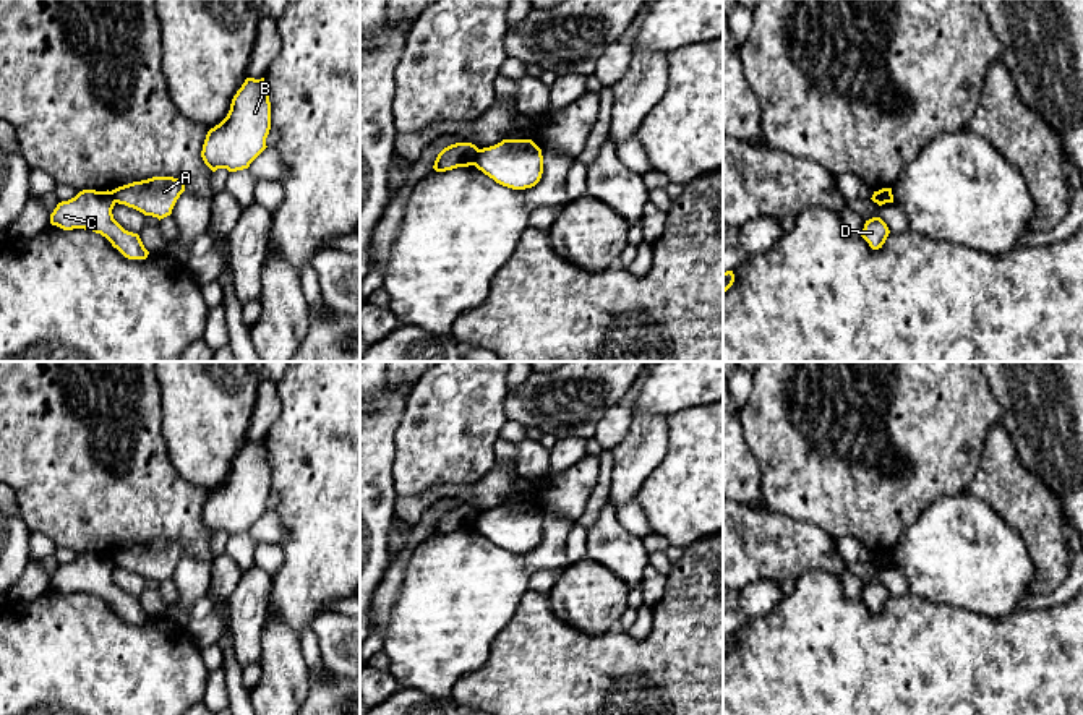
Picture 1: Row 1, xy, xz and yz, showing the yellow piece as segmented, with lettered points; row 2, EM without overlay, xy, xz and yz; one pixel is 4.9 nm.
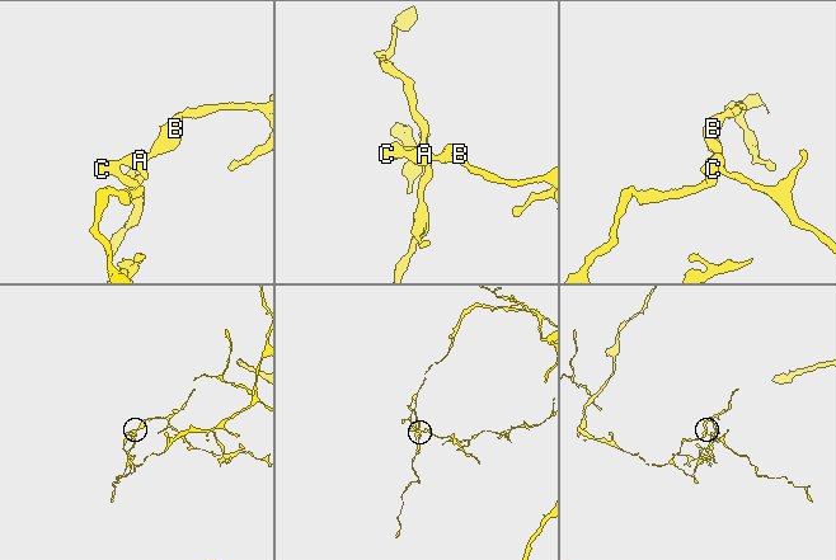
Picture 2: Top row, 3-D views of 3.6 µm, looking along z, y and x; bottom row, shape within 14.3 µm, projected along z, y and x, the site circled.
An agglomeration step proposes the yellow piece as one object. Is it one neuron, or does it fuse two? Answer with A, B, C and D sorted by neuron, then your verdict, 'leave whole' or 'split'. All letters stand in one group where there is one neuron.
groups A B / C D; split

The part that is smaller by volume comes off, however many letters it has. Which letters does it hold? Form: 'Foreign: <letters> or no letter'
Foreign: A, B

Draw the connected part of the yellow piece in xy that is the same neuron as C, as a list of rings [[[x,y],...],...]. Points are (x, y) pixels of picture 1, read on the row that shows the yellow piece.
[[[83,190],[75,198],[57,204],[50,224],[63,230],[84,229],[105,237],[128,259],[146,259],[138,233],[125,230],[112,214],[115,199],[112,191]]]

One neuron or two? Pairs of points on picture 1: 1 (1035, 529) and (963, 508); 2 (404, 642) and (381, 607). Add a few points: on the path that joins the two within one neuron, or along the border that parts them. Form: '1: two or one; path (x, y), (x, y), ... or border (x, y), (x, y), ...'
1: two; border (975, 495), (988, 503), (1022, 537), (1027, 550)
2: two; border (402, 584), (383, 649)

